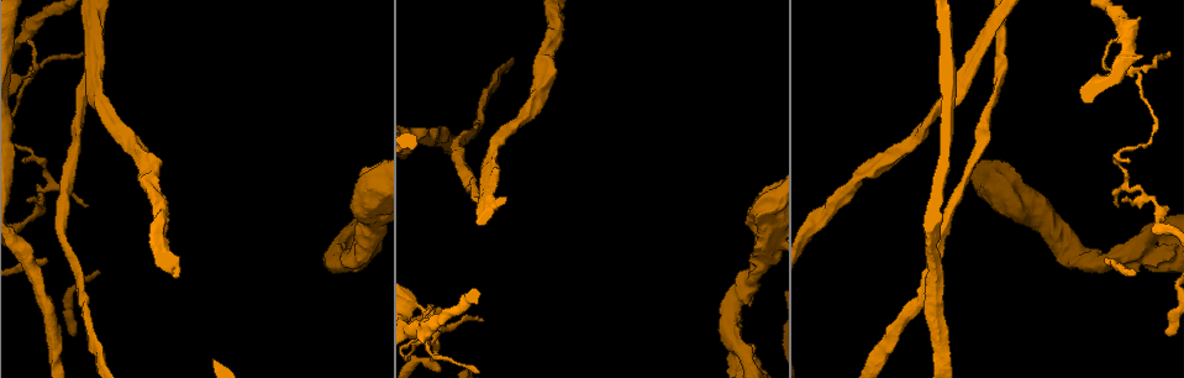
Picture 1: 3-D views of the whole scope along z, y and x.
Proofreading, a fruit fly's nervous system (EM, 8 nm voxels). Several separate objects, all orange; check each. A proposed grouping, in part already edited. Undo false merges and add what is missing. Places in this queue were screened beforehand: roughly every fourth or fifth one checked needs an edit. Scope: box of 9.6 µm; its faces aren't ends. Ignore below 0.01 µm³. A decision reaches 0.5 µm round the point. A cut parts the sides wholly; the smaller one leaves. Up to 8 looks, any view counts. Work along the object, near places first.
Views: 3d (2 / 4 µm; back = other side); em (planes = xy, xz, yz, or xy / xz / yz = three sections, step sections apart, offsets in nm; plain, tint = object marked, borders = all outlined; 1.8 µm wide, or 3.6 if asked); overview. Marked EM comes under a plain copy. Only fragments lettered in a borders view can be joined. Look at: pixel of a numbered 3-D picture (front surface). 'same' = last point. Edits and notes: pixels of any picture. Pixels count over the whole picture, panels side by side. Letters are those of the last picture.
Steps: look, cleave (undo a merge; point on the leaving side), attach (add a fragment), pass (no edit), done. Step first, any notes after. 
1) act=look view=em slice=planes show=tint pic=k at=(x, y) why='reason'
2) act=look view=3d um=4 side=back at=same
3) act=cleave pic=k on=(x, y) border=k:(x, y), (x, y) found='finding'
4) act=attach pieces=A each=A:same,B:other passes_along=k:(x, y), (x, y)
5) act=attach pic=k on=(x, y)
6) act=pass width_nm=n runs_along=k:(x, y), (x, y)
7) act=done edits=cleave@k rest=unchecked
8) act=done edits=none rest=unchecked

act=look view=em slice=xz step=16 show=tint pic=1 at=(1135, 72) why='sudden change in width'

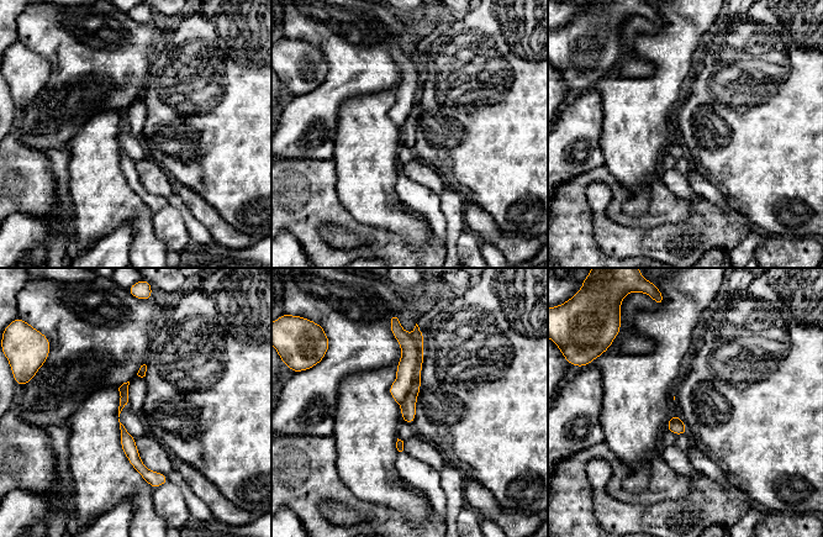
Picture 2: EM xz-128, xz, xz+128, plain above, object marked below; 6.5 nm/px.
act=look view=em slice=planes show=borders at=same why='another direction'

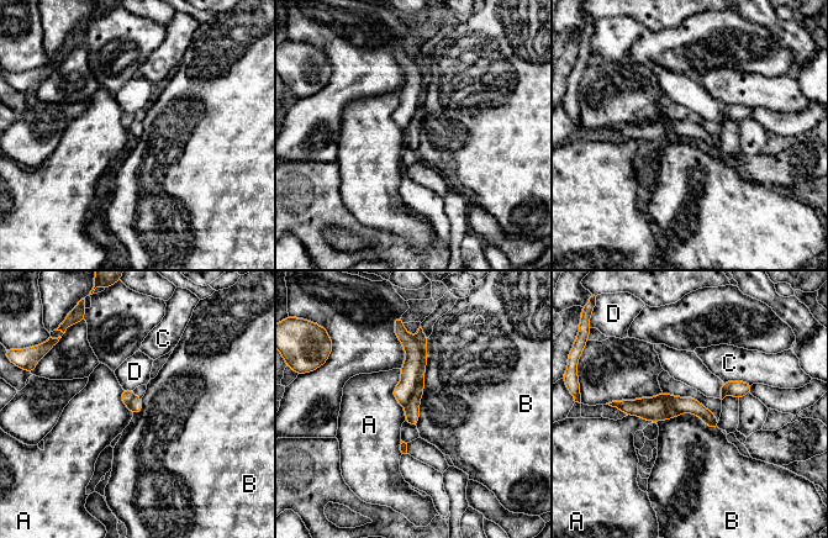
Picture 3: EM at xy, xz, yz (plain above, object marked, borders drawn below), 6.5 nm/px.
act=pass width_nm=110 each=A:other,B:other,C:other,D:other border=3:(428, 337), (423, 395), (416, 426) found='all the same neuron'

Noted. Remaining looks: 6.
act=look view=em slice=planes show=borders pic=1 at=(96, 14)

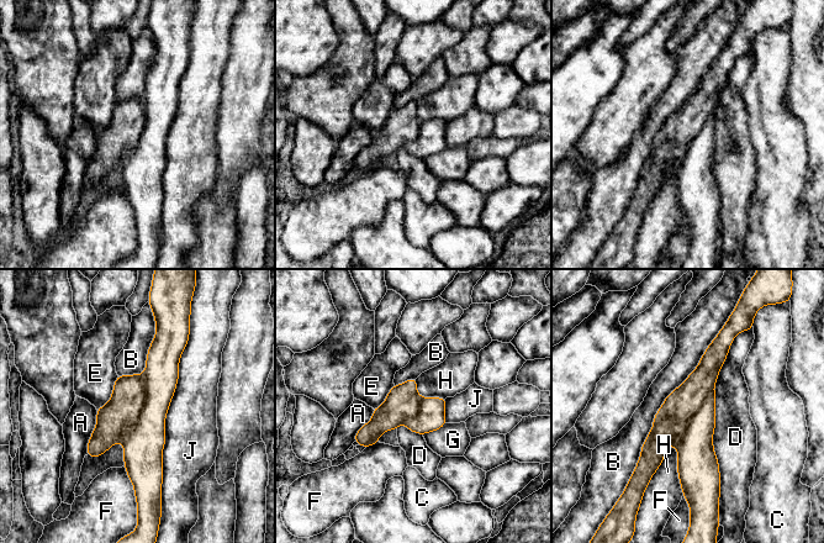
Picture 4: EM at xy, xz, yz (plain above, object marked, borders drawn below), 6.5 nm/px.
act=cleave pic=4 on=(143, 442) each=A:other,B:other,C:other,D:other,E:other,F:other,G:other,H:other,J:other part_leaving=4:(159, 337), (159, 394), (135, 481) found='two neurons meet here'

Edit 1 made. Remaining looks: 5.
act=look view=3d um=4 pic=1 at=(864, 169) why='thin neck'

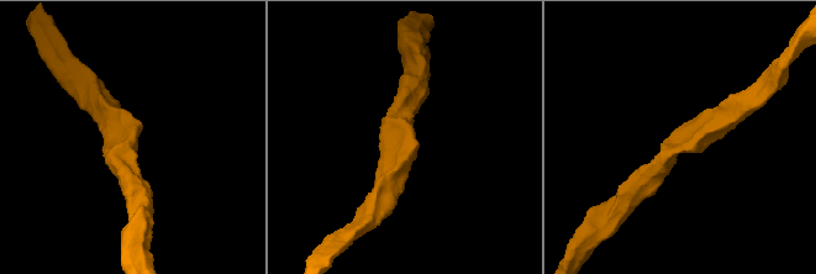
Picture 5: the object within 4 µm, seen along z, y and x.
act=look view=em slice=xy step=8 show=tint pic=5 at=(679, 134)

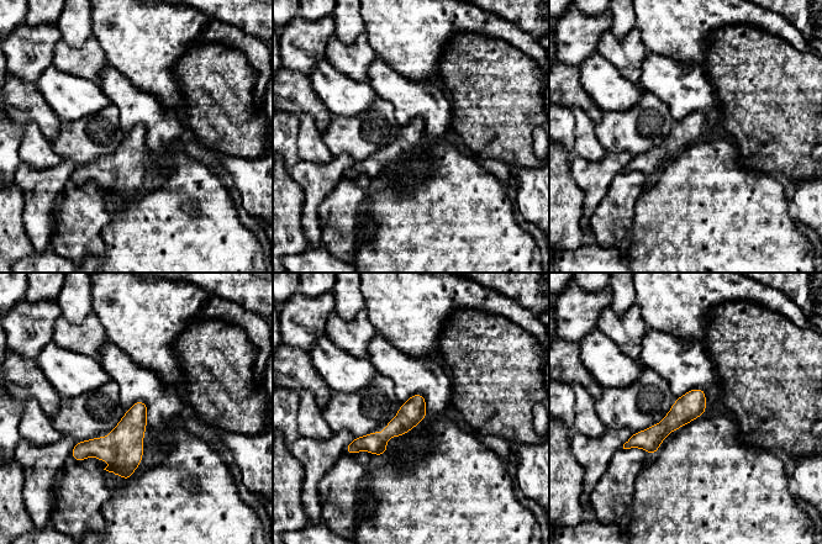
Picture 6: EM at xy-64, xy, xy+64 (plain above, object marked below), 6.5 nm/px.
act=look view=em slice=planes show=borders at=same

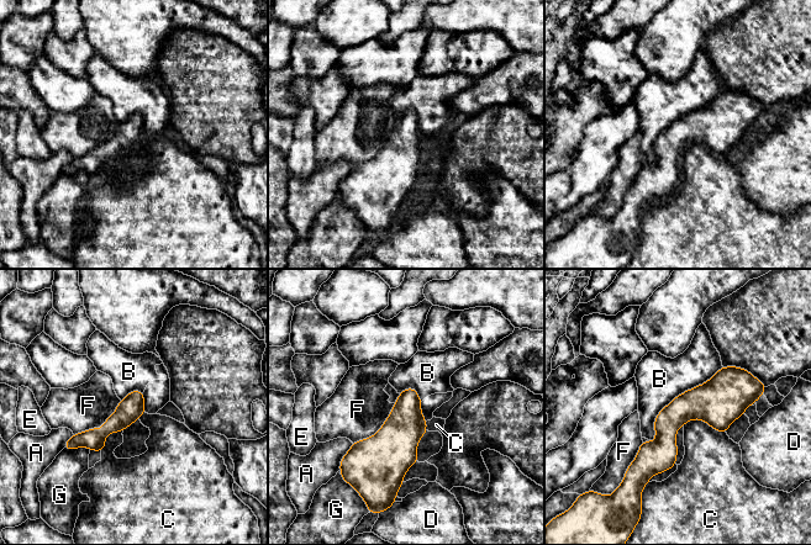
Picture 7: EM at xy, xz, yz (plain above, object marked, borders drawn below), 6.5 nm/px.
act=pass width_nm=160 each=A:other,B:other,C:other,D:other,E:other,F:other,G:other runs_along=7:(756, 393), (693, 403), (636, 464) found='one neuron here'

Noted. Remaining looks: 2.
act=done edits=cleave@4 rest=unchecked

